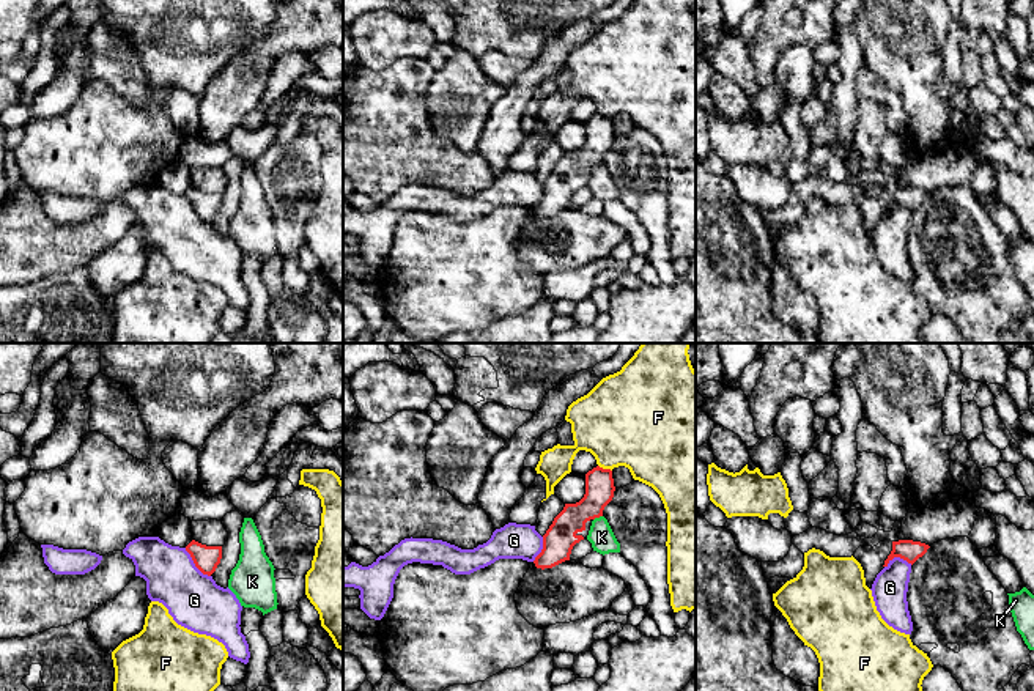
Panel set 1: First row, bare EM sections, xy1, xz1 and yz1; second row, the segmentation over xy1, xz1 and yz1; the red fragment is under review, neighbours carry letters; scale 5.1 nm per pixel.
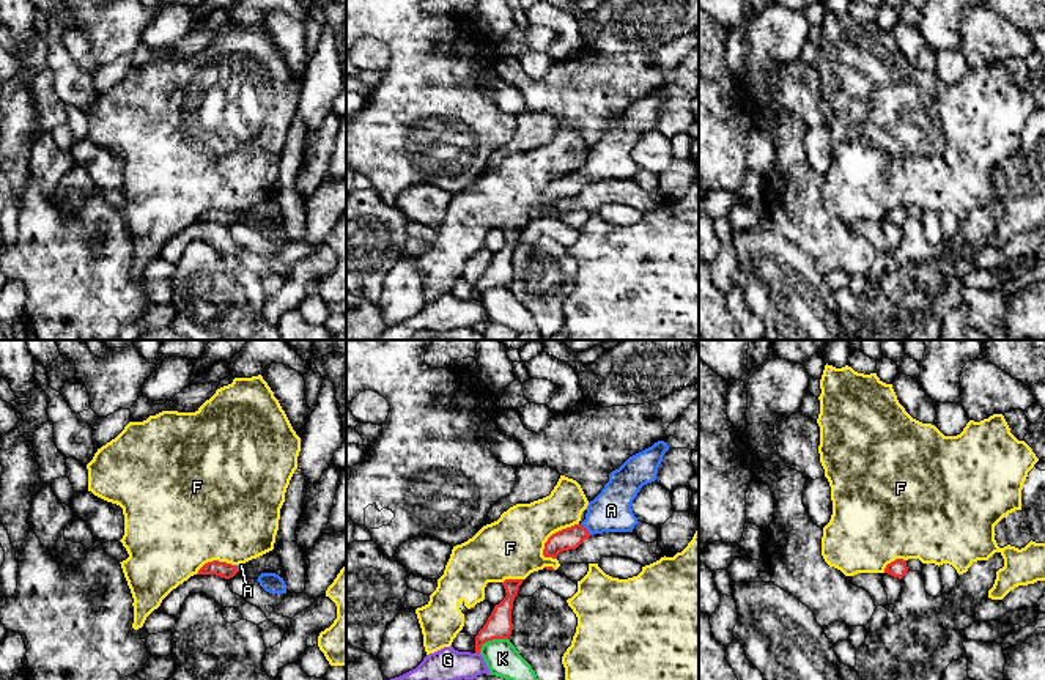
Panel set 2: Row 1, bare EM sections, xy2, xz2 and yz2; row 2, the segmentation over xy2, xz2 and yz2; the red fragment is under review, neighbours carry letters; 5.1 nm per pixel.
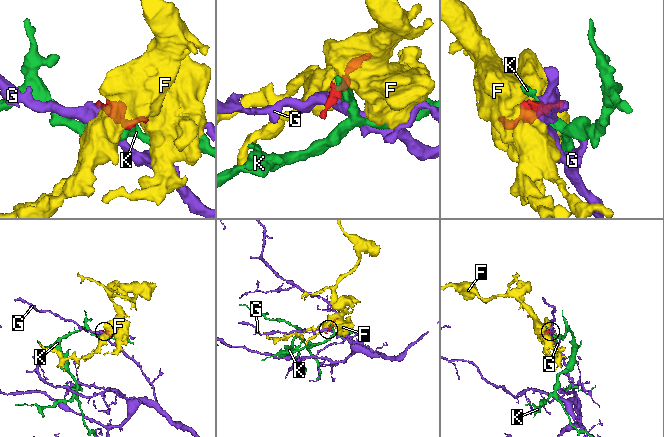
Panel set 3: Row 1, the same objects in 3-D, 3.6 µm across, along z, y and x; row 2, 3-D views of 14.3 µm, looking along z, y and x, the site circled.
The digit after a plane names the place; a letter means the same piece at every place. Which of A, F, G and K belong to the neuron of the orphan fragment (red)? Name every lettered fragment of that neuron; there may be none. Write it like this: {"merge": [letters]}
{"merge": ["A"]}

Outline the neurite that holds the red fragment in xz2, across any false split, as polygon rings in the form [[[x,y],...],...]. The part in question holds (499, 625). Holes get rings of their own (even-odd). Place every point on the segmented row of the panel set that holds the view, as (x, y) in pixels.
[[[505,579],[502,582],[507,595],[499,604],[494,606],[486,623],[475,636],[475,653],[480,653],[482,645],[488,641],[510,638],[513,630],[513,623],[511,623],[513,601],[515,597],[518,595],[522,581],[524,579]]]

